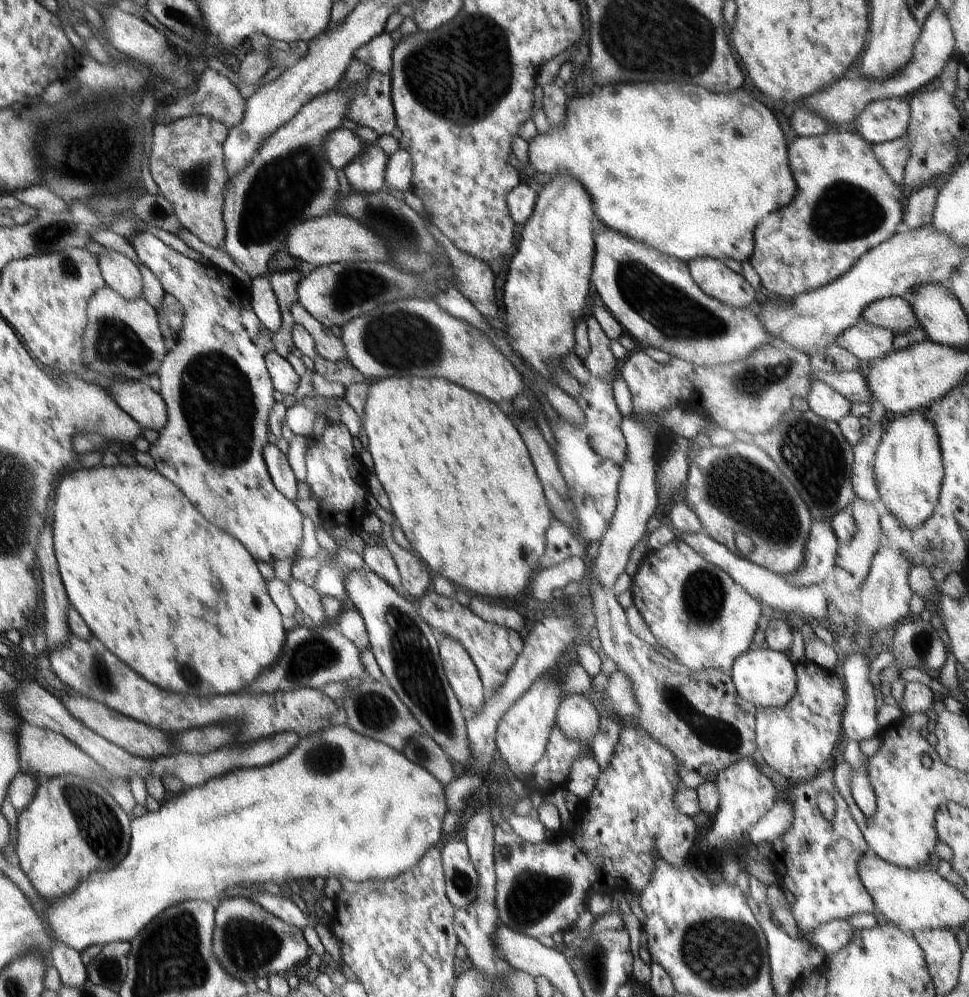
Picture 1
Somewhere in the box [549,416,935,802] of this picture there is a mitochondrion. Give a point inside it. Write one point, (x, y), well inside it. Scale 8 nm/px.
(772, 513)

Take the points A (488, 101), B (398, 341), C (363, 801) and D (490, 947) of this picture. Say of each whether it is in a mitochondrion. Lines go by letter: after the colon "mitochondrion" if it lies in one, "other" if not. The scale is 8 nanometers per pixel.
A: other
B: mitochondrion
C: other
D: other

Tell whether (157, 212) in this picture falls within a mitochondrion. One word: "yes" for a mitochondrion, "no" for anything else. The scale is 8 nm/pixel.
yes

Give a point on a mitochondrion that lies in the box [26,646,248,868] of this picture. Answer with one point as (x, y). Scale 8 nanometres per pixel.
(96, 822)

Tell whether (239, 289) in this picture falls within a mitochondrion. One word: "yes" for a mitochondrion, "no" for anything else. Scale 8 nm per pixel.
no

